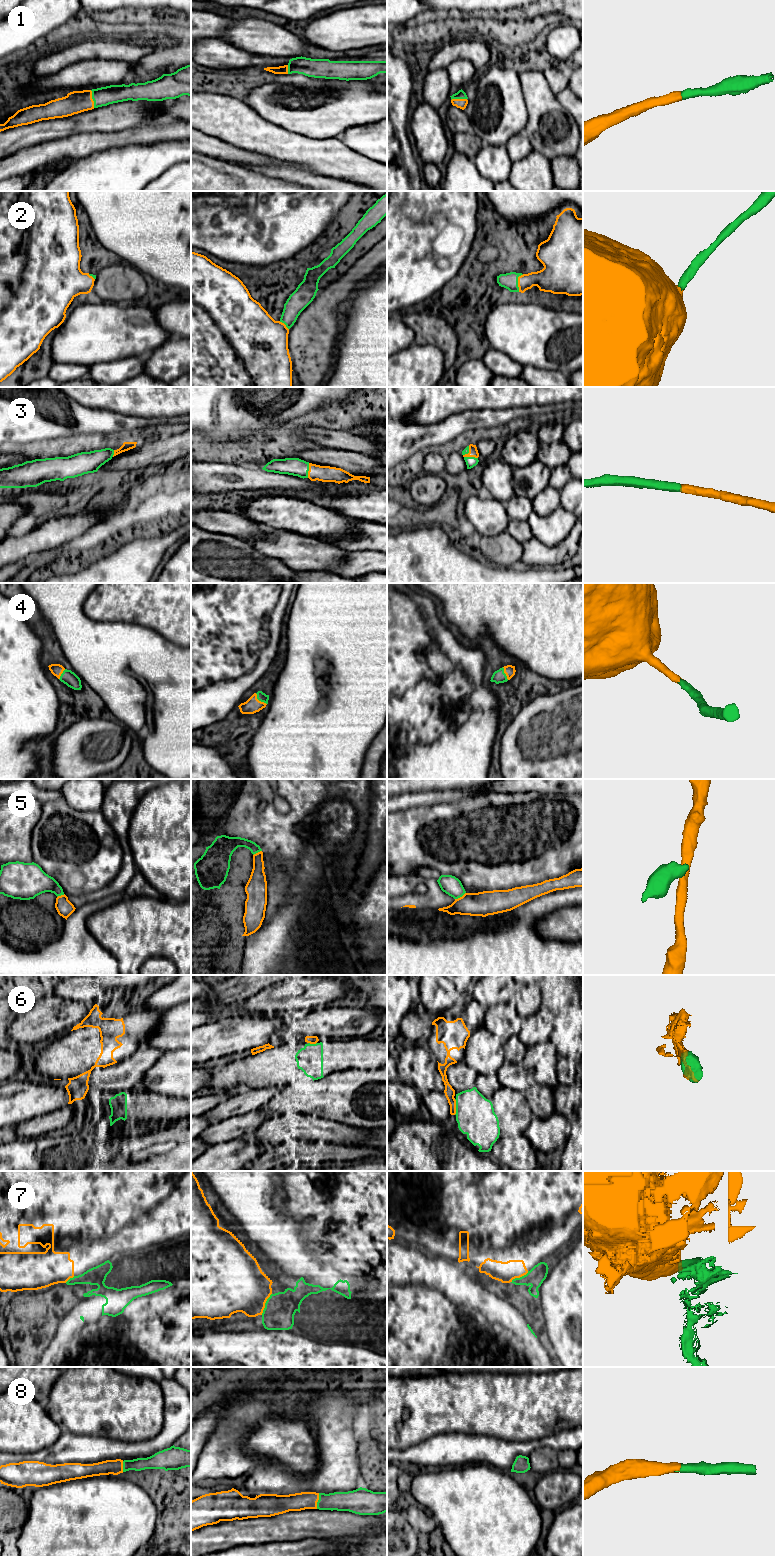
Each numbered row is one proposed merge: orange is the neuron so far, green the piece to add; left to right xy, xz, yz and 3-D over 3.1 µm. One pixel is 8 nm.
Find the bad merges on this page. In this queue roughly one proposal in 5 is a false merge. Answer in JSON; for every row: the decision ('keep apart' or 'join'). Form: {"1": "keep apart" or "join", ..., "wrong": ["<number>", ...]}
{"1": "join", "2": "join", "3": "join", "4": "join", "5": "join", "6": "keep apart", "7": "keep apart", "8": "join", "wrong": ["6", "7"]}

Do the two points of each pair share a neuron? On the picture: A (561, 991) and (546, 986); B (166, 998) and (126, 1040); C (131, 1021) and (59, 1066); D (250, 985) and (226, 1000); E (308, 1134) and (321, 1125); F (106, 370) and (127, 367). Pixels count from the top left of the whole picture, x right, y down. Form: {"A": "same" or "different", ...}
{"A": "same", "B": "different", "C": "same", "D": "same", "E": "same", "F": "same"}

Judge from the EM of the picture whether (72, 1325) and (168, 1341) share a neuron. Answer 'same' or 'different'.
same

